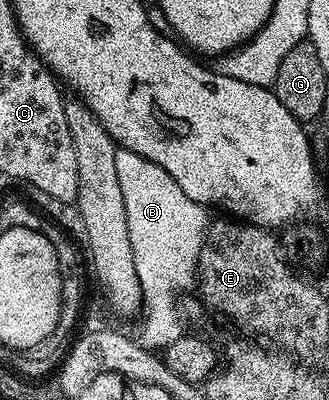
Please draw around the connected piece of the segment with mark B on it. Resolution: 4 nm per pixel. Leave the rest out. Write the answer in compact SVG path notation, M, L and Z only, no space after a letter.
M124 148L116 155L116 179L123 192L133 263L142 291L139 342L146 349L163 349L184 335L176 311L177 293L197 284L200 247L208 228L207 210L177 186L156 163Z

